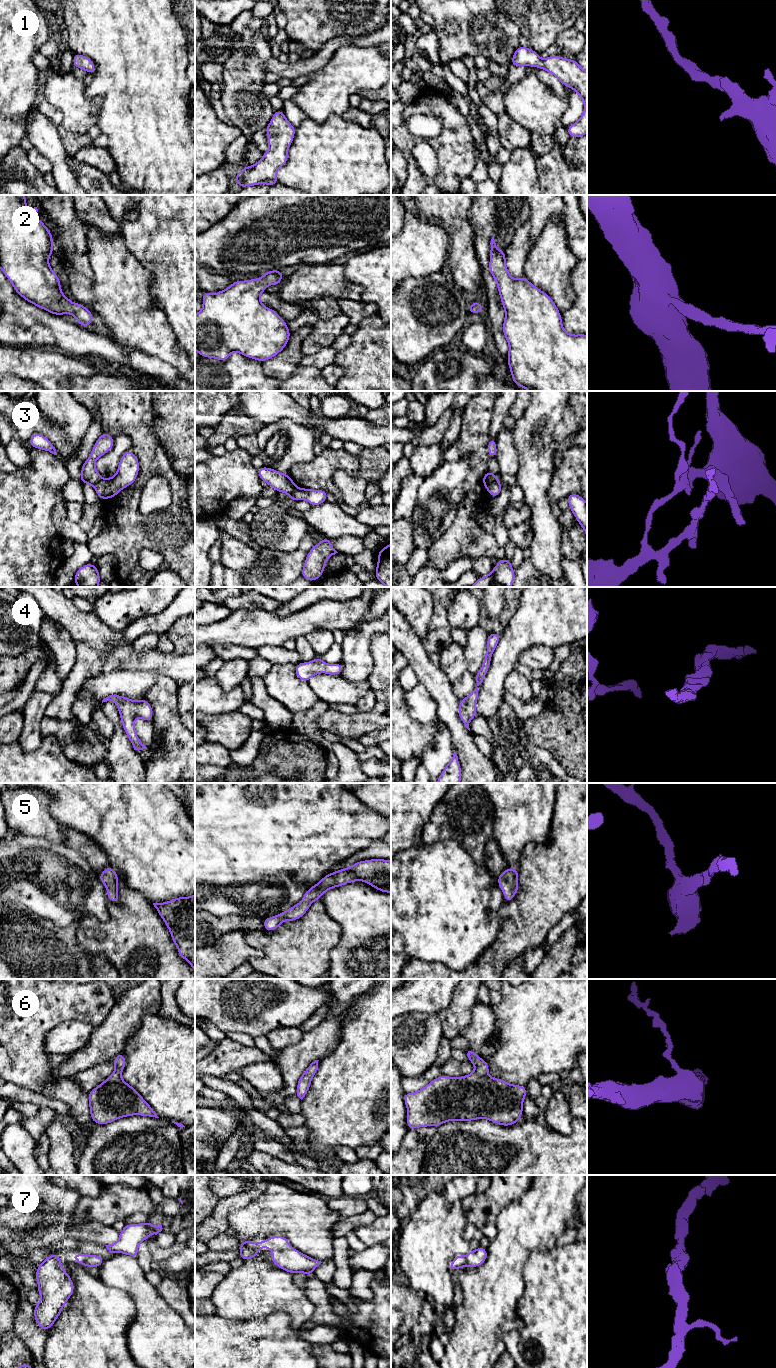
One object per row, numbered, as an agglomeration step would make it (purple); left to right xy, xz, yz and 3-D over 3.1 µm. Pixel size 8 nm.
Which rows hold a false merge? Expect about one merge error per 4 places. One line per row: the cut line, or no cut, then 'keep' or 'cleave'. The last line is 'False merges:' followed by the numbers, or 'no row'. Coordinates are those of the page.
1: no cut | keep
2: no cut | keep
3: yz (497, 480), (486, 487) | cleave
4: no cut | keep
5: no cut | keep
6: no cut | keep
7: no cut | keep
False merges: 3

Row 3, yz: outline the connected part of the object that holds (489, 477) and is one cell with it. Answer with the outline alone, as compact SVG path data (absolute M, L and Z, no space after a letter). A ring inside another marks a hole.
M487 470L482 479L483 485L487 487L490 483L493 483L495 481L498 481L498 477L491 471Z

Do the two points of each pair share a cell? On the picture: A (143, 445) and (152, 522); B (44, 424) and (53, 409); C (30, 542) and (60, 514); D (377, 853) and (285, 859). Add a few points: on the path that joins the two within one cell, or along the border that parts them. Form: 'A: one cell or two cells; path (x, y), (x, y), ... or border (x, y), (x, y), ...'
A: one cell; path (144, 466), (144, 475), (134, 494), (134, 509)
B: two cells; border (42, 413), (52, 419), (62, 429), (62, 436)
C: two cells; border (62, 500), (52, 514), (52, 521), (60, 536)
D: two cells; border (373, 842), (332, 866)

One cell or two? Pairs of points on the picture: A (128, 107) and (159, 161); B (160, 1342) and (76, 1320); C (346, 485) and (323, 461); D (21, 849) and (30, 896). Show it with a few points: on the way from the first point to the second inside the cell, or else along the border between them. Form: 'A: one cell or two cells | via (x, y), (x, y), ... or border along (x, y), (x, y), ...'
A: one cell | via (141, 120), (149, 129), (149, 138), (153, 148)
B: two cells | border along (135, 1311), (127, 1330), (131, 1356)
C: two cells | border along (336, 469), (332, 476), (332, 482), (342, 494)
D: one cell | via (21, 861), (19, 872), (28, 884)

